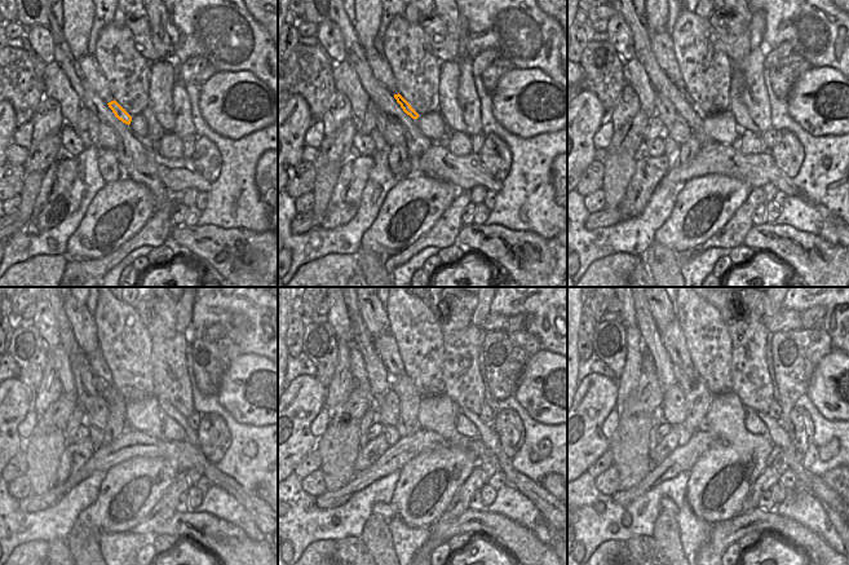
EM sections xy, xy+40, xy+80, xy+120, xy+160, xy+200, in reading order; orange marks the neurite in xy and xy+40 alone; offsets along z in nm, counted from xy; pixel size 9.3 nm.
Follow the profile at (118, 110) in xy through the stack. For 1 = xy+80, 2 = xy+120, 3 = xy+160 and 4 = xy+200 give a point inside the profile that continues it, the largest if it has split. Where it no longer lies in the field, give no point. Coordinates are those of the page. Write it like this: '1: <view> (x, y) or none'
1: xy+80 (681, 85)
2: xy+120 (98, 365)
3: xy+160 (385, 345)
4: xy+200 (672, 338)

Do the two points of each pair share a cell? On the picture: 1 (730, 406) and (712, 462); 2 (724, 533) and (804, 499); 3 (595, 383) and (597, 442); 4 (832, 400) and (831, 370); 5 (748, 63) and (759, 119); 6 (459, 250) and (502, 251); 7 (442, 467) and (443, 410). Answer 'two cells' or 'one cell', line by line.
1: one cell
2: two cells
3: one cell
4: one cell
5: one cell
6: two cells
7: one cell

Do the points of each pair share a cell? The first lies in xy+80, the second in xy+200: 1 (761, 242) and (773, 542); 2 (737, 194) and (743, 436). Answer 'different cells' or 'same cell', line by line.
1: different cells
2: same cell

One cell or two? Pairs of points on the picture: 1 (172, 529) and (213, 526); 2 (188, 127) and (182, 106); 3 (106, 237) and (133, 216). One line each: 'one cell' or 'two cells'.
1: one cell
2: one cell
3: one cell

